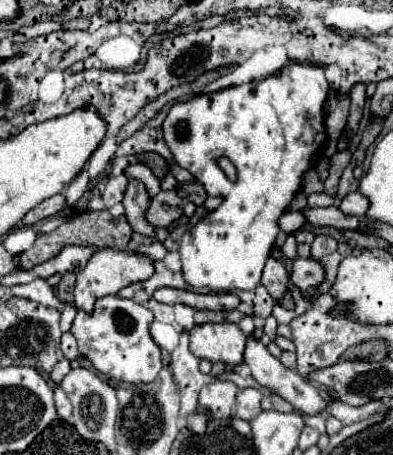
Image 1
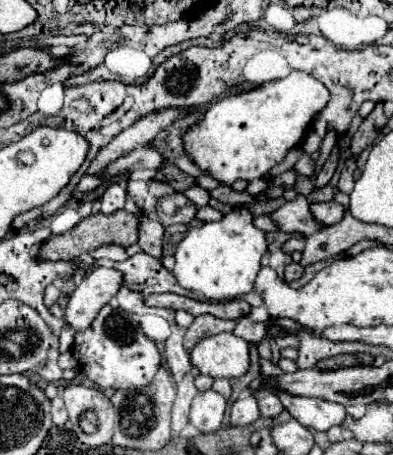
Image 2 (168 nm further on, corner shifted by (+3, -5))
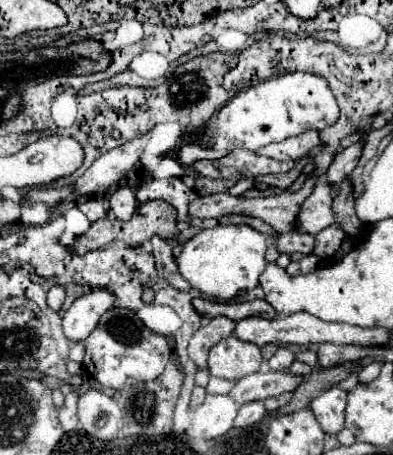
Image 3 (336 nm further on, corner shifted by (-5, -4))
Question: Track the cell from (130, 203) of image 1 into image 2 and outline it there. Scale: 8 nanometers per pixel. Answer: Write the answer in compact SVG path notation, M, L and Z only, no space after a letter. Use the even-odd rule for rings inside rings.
M134 212L134 216L138 216L140 226L138 226L138 246L154 256L160 258L162 256L162 238L164 238L164 226L158 220L150 220L150 216L144 216L144 212Z

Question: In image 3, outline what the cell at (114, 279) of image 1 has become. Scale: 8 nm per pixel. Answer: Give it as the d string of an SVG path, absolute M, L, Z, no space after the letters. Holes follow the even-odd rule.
M92 289L88 295L78 297L64 313L64 335L68 341L84 341L98 325L102 313L110 309L114 295L108 289Z

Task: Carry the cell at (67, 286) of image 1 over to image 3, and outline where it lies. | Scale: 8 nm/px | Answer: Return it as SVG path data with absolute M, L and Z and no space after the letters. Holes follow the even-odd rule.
M66 285L66 301L62 305L62 311L66 311L82 295L84 295L84 287L82 285Z

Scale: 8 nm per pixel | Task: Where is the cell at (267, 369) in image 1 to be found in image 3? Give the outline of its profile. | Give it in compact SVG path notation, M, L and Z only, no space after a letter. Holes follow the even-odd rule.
M332 387L324 391L310 403L320 427L324 433L340 433L344 429L344 407L346 407L346 393L340 387Z

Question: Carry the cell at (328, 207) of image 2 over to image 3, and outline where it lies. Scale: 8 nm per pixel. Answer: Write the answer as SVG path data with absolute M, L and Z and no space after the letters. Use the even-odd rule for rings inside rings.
M318 183L310 197L302 203L300 215L294 223L294 229L300 233L310 233L316 235L322 229L330 227L334 223L334 213L332 213L332 195L330 195L330 185L328 183Z

